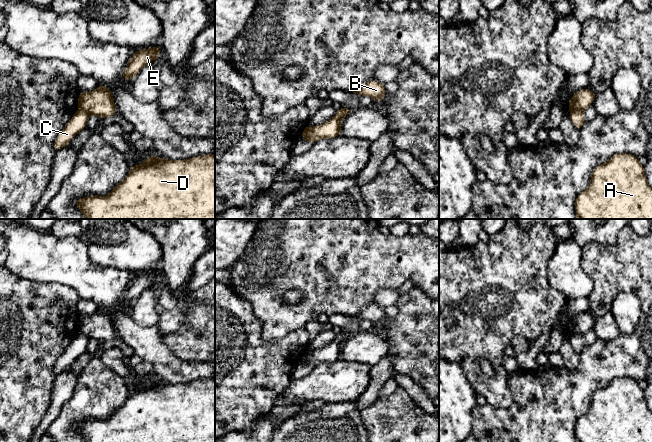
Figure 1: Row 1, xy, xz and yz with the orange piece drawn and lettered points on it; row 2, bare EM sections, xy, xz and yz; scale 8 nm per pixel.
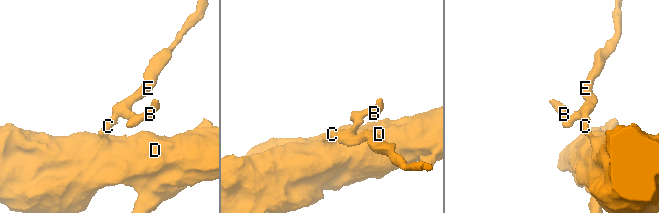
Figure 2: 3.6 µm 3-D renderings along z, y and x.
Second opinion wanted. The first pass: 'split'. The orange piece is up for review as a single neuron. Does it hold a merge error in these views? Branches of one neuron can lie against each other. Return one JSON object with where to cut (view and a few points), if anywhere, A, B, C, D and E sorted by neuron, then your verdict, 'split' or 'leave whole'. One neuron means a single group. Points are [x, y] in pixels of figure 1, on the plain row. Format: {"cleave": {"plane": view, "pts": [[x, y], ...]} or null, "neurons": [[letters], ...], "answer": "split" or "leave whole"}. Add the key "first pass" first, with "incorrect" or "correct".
{"first pass": "correct", "cleave": {"plane": "yz", "pts": [[570, 333], [578, 333], [582, 336]]}, "neurons": [["A", "C", "D"], ["B", "E"]], "answer": "split"}

